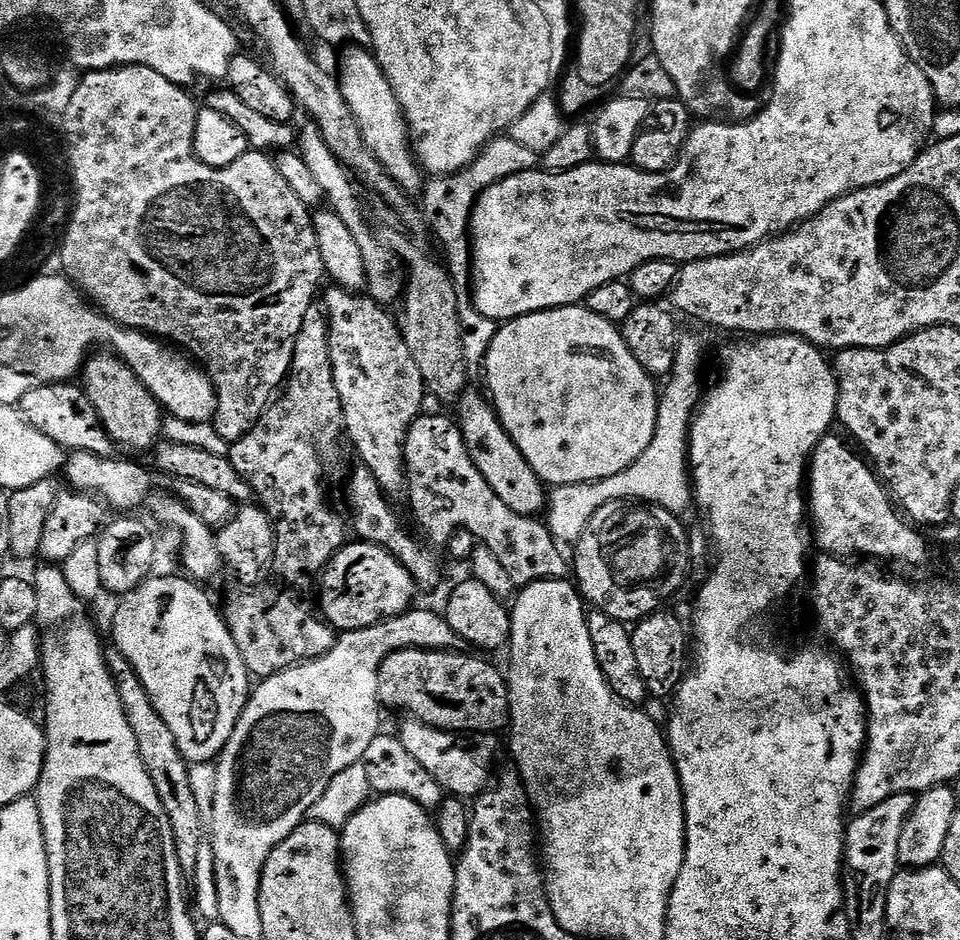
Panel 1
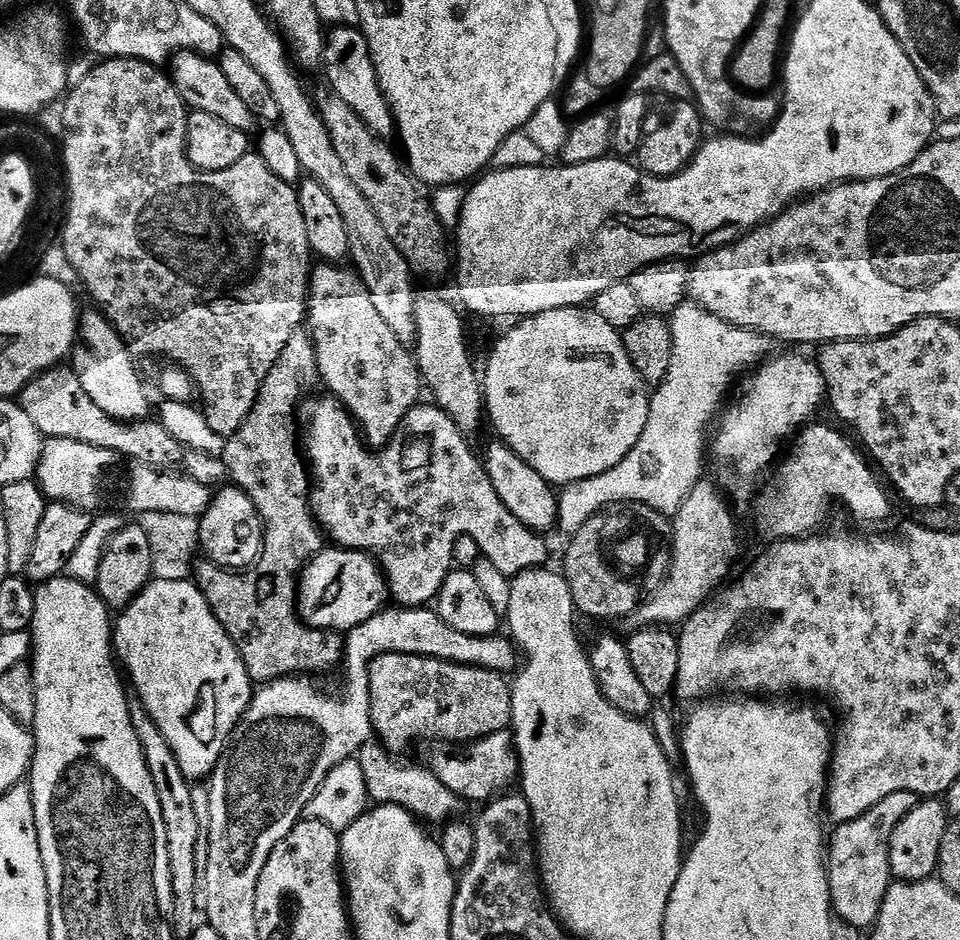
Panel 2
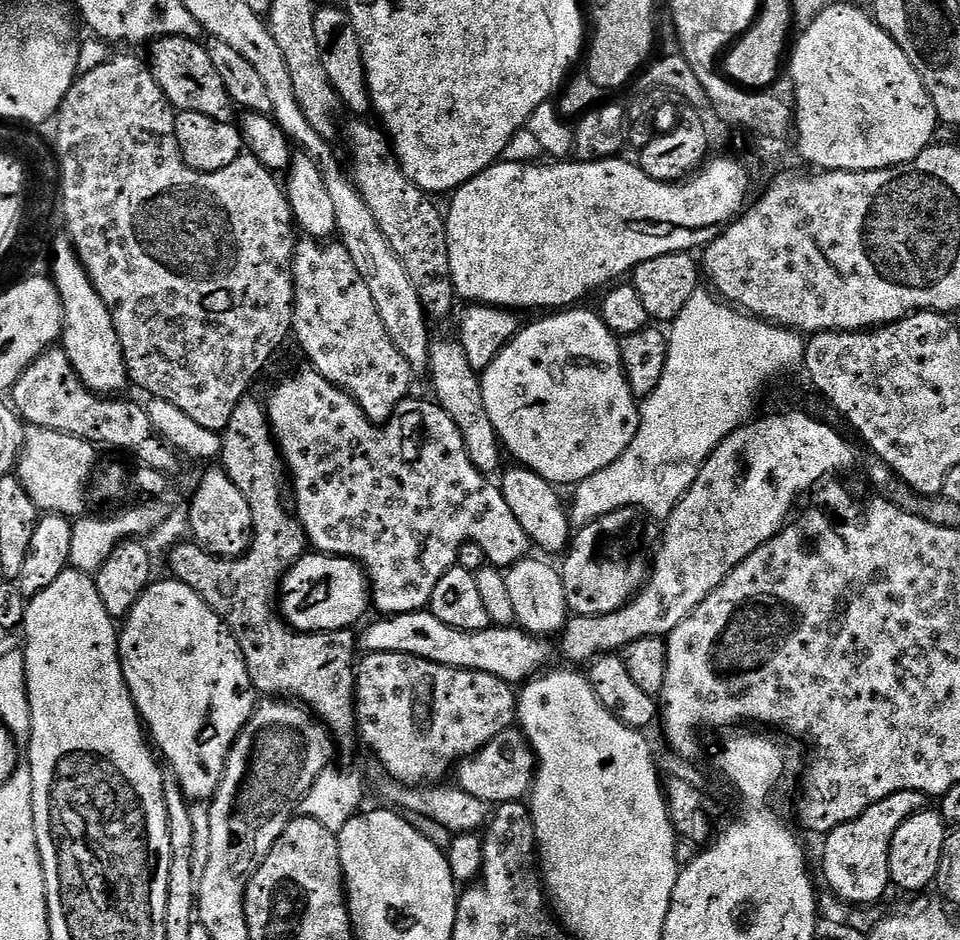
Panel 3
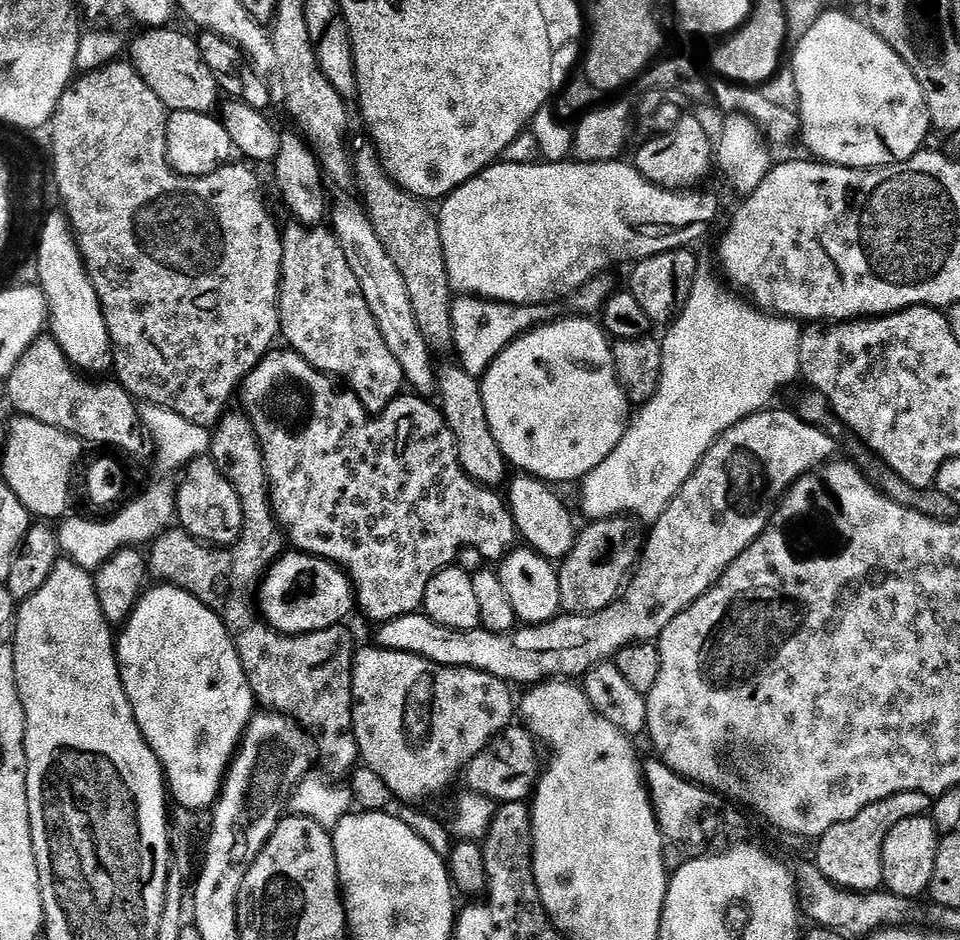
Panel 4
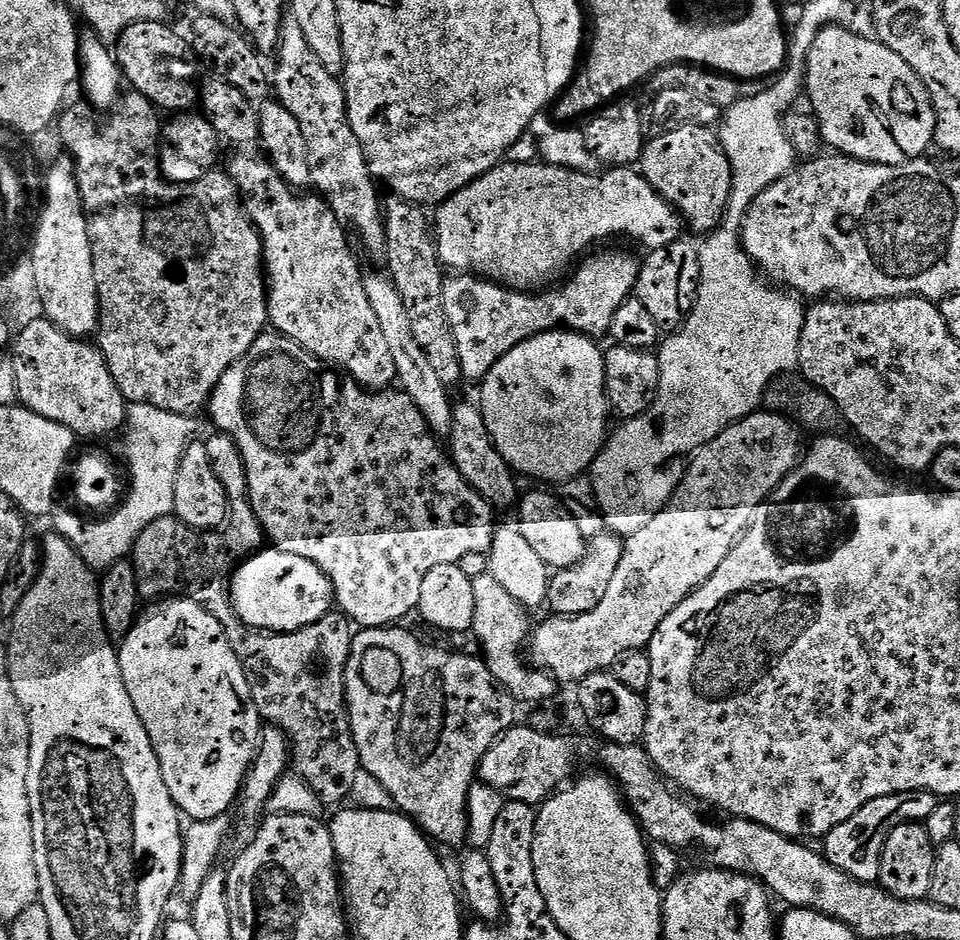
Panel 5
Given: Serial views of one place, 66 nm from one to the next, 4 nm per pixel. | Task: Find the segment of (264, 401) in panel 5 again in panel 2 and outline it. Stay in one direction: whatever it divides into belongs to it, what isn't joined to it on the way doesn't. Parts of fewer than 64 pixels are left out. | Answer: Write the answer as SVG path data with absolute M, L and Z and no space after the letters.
M331 394L323 395L317 395L315 398L309 399L298 412L299 423L304 423L304 432L302 428L302 448L306 453L306 463L310 469L312 513L315 514L320 527L323 528L325 537L333 545L350 548L354 552L367 552L369 556L376 557L380 570L384 573L384 578L388 582L391 599L399 607L423 608L435 601L437 594L442 590L442 582L446 582L449 572L453 571L452 555L454 554L454 544L463 535L474 538L480 547L481 557L492 562L502 574L509 578L515 578L518 574L522 574L531 568L543 568L549 563L547 561L548 544L544 541L547 539L541 533L535 532L533 528L528 528L522 522L518 522L518 518L514 518L514 514L510 514L510 510L506 510L502 498L498 498L498 490L494 490L492 480L486 474L481 457L477 453L476 456L472 453L472 448L468 445L471 443L466 439L464 433L458 430L458 426L454 426L454 422L442 409L433 406L431 403L428 403L429 405L424 404L425 402L417 403L416 407L411 408L406 414L406 418L402 418L398 430L392 435L392 441L375 452L362 439L362 433L356 421L352 419L352 415L348 413L347 408L335 396Z

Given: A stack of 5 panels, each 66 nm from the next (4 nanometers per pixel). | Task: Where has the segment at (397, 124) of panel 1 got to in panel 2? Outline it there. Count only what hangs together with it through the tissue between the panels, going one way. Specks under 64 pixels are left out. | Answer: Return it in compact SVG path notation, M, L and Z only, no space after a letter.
M352 26L333 27L324 41L323 72L325 78L328 79L325 80L327 87L352 107L354 114L358 114L358 118L362 118L362 122L370 126L375 136L388 138L390 134L393 135L392 111L378 86L372 55L368 50L368 43L363 32Z

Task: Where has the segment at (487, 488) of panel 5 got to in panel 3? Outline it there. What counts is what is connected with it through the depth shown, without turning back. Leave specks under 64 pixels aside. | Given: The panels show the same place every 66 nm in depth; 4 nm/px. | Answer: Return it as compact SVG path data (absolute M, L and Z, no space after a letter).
M433 339L427 375L432 376L432 388L436 391L435 403L440 405L450 422L458 426L458 434L462 434L462 442L466 446L466 454L470 454L470 462L484 476L495 477L495 472L501 471L500 436L494 430L494 422L490 422L490 414L486 414L486 402L482 398L480 385L481 377L472 369L470 362L466 362L466 350L462 350L459 339Z

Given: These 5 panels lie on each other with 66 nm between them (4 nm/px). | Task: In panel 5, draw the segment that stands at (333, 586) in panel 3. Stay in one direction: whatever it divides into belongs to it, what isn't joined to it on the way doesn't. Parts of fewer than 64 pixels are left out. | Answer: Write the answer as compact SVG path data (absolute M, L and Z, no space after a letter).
M268 546L265 552L257 551L233 571L230 581L230 607L243 624L266 632L297 632L299 628L318 622L334 608L332 583L314 562L298 558L298 554L286 554L281 548Z

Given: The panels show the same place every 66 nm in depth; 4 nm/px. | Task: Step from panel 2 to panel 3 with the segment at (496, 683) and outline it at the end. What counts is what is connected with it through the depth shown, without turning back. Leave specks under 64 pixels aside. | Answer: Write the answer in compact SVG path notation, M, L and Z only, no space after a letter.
M369 652L356 670L359 739L376 755L387 775L400 784L443 781L457 762L513 727L517 716L518 696L513 685L494 674L442 666L408 652Z

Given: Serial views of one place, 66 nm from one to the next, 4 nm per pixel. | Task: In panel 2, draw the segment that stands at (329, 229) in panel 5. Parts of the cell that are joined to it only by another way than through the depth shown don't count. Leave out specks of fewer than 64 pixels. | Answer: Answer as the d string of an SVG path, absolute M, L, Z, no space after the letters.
M320 262L311 269L306 328L312 334L323 387L347 408L368 447L379 450L392 441L392 435L398 430L402 418L406 418L406 414L416 407L421 399L420 370L416 367L415 355L405 344L398 342L398 337L390 331L390 326L386 326L386 321L378 314L374 301L370 298L370 290L366 290L360 275L351 267L344 267L348 266Z

